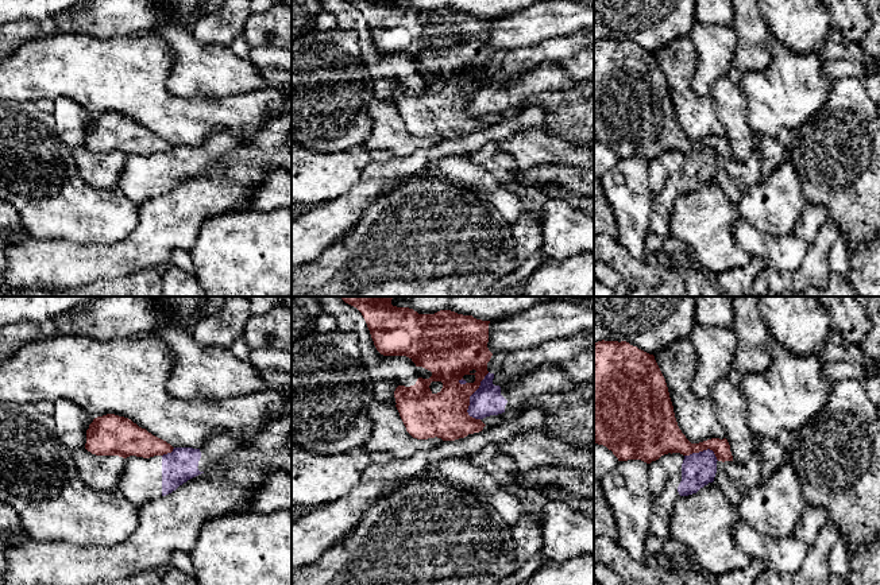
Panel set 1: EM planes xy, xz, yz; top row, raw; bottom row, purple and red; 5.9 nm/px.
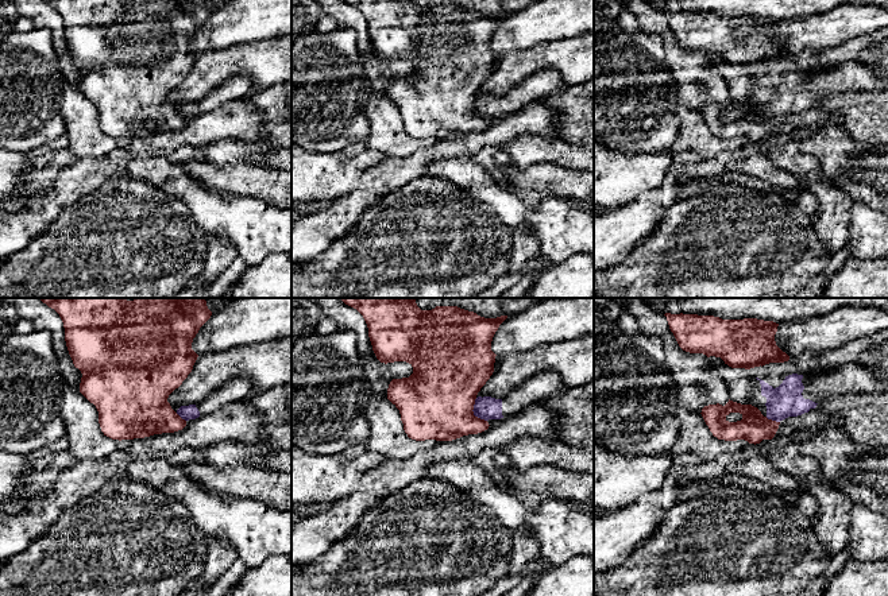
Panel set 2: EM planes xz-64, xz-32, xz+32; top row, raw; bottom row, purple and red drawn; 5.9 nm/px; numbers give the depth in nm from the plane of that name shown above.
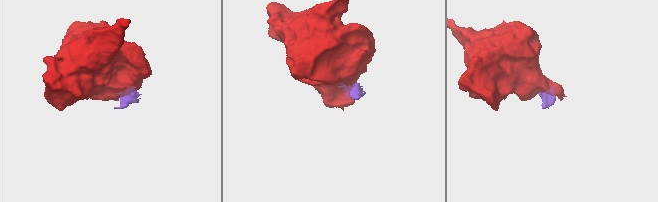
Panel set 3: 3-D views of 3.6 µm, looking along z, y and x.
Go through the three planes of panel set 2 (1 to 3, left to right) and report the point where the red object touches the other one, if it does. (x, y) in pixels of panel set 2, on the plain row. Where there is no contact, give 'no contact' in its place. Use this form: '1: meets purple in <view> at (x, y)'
1: meets purple in xz-64 at (181, 115)
2: meets purple in xz-32 at (474, 111)
3: meets purple in xz+32 at (772, 117)

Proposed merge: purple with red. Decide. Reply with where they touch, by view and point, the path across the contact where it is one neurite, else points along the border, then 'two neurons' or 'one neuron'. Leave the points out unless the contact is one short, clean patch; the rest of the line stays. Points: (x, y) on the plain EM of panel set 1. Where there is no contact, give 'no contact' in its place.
meets purple in xz at (470, 95); border along xz (489, 70), (470, 95), (467, 111), (475, 117); two neurons

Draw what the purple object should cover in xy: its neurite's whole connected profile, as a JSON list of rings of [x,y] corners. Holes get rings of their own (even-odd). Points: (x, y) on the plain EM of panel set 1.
[[[213,132],[200,147],[174,146],[171,151],[150,156],[130,154],[117,189],[136,205],[175,189],[188,178],[209,170],[232,150],[246,144],[242,135]]]

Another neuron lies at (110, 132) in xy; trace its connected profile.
[[[107,112],[89,123],[85,147],[96,154],[150,156],[171,151],[174,146],[131,117]]]

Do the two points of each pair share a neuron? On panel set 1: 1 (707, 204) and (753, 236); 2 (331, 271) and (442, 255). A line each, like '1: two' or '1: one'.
1: two
2: one

